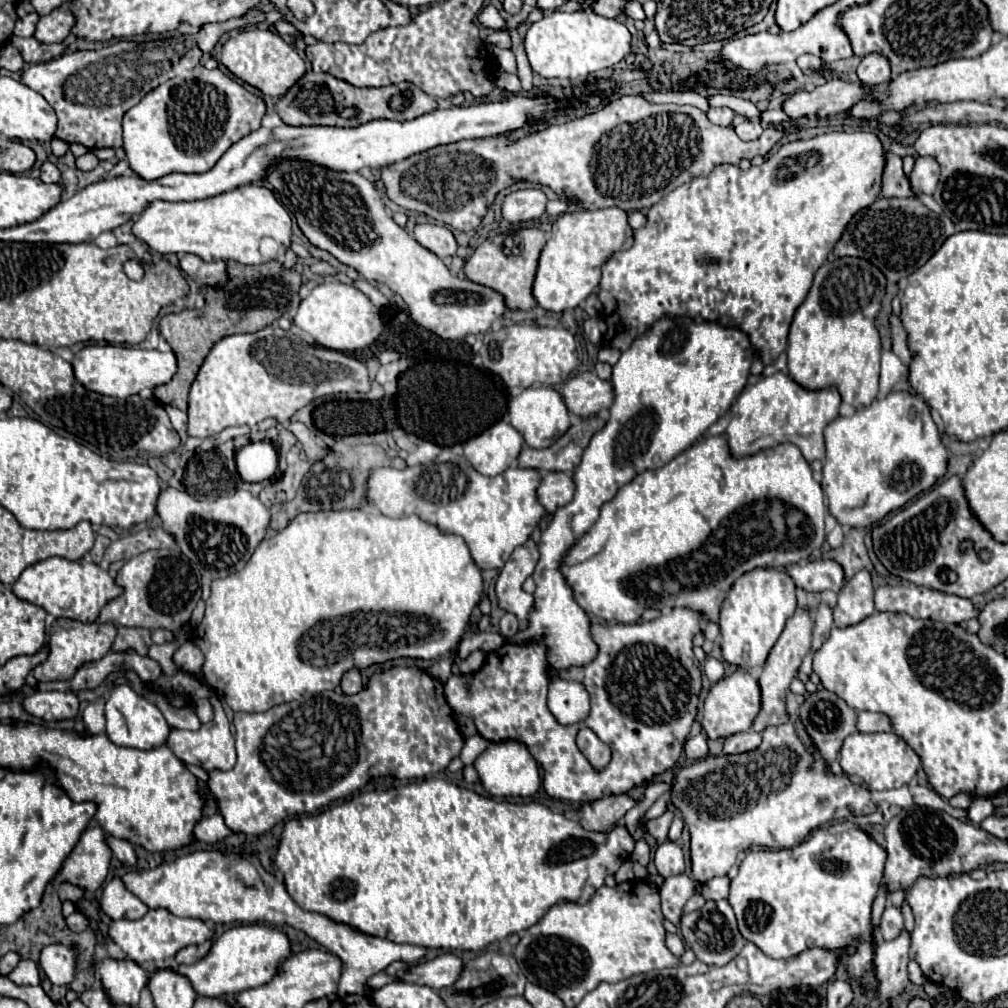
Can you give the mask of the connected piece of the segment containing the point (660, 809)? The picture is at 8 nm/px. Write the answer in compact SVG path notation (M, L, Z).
M659 798L652 807L646 812L646 814L639 821L638 827L641 831L645 831L645 824L647 820L660 817L667 810L668 805L667 799Z

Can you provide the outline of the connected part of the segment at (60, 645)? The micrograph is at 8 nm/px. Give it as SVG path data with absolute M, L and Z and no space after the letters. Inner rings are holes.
M58 618L50 632L48 632L48 658L34 668L34 678L40 682L52 682L52 680L70 680L78 666L90 660L98 660L106 656L112 648L112 642L116 638L116 626L112 622L92 622L84 624L78 620Z

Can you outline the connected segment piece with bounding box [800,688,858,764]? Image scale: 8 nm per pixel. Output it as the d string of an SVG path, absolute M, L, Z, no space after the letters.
M824 688L806 696L800 708L800 718L810 738L826 758L826 764L834 760L844 738L856 732L858 720L854 708Z

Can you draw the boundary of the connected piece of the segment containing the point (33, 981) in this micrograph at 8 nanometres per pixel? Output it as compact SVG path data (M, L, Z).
M20 960L18 966L8 974L8 978L20 986L38 986L40 984L38 966L32 960Z

